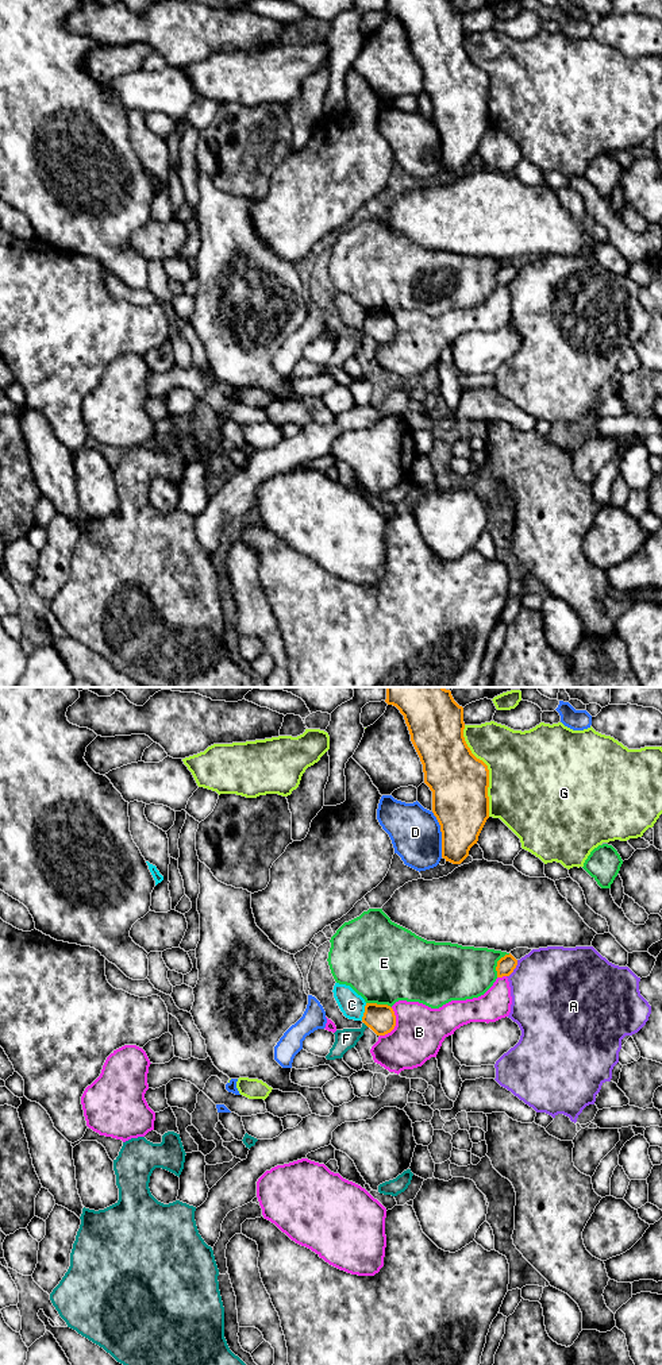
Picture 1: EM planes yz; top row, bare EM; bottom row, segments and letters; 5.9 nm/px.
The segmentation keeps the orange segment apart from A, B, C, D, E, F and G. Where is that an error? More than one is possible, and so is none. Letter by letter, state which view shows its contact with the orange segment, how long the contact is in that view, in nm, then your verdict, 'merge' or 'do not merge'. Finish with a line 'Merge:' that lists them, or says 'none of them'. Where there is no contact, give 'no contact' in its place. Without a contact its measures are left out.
A: meets orange in yz; contact 120 nm long; do not merge
B: meets orange in yz; contact 190 nm long; do not merge
C: meets orange in yz; contact 110 nm long; do not merge
D: meets orange in yz; contact 280 nm long; do not merge
E: meets orange in yz; contact 170 nm long; do not merge
F: meets orange in yz; contact 40 nm long; do not merge
G: meets orange in yz; contact 550 nm long; do not merge
Merge: none of them

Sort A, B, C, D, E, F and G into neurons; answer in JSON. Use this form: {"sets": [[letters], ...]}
{"sets": [["A"], ["B"], ["C"], ["D"], ["E"], ["F"], ["G"]]}

